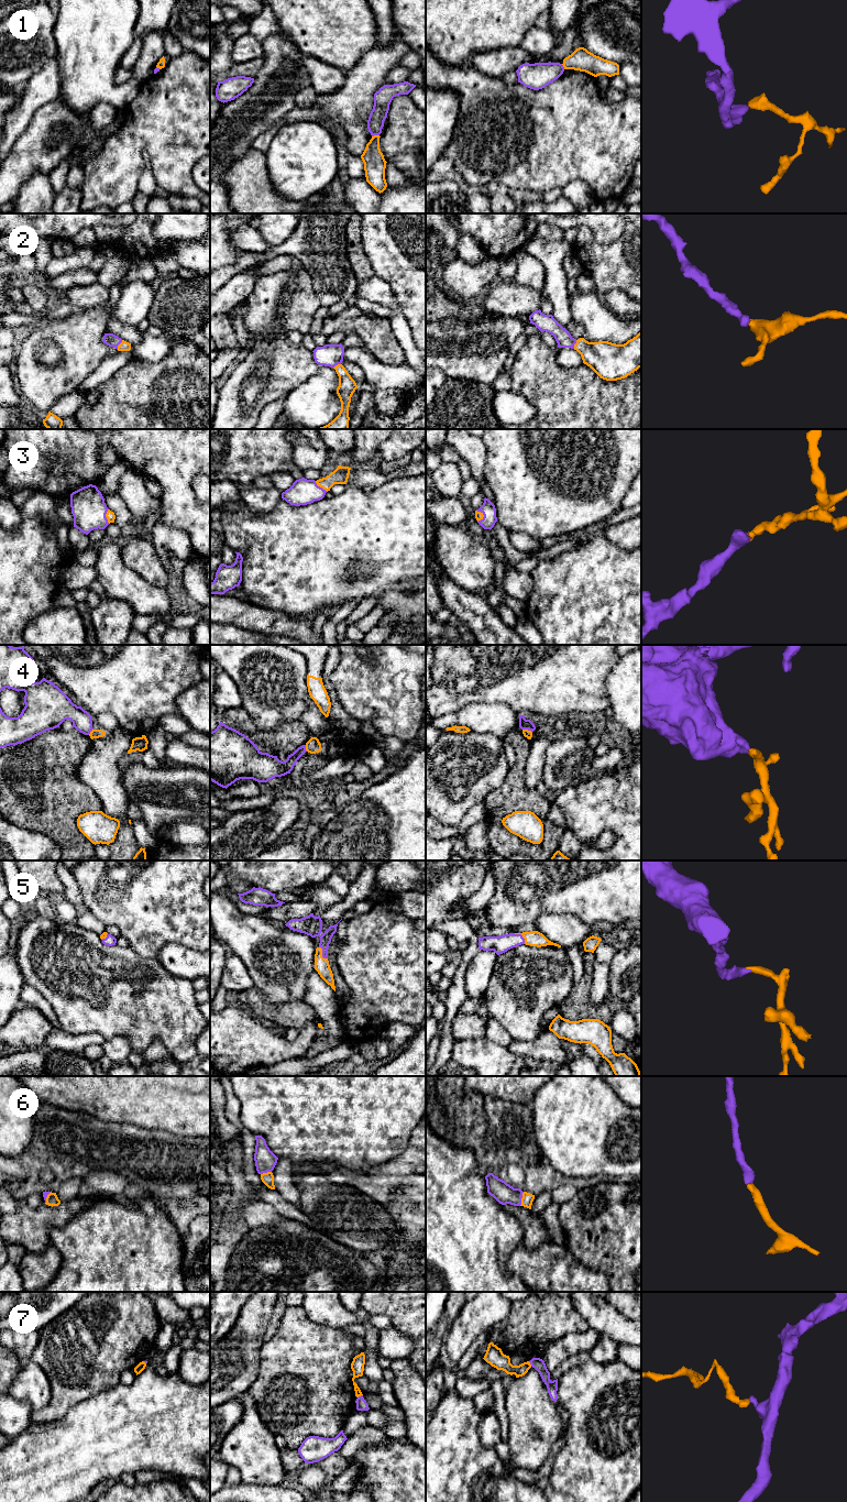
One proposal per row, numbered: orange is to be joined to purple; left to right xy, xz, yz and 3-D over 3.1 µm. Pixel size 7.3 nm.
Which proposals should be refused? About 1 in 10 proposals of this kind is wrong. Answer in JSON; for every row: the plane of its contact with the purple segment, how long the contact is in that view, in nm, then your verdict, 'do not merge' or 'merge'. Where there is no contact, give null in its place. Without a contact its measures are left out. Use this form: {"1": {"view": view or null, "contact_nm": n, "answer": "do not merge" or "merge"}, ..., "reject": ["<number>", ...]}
{"1": {"view": "xz", "contact_nm": 60, "answer": "do not merge"}, "2": {"view": "xy", "contact_nm": 80, "answer": "merge"}, "3": {"view": "xy", "contact_nm": 110, "answer": "merge"}, "4": {"view": "yz", "contact_nm": 80, "answer": "do not merge"}, "5": {"view": "xz", "contact_nm": 110, "answer": "merge"}, "6": {"view": "yz", "contact_nm": 110, "answer": "merge"}, "7": {"view": "xz", "contact_nm": 50, "answer": "do not merge"}, "reject": ["1", "4", "7"]}

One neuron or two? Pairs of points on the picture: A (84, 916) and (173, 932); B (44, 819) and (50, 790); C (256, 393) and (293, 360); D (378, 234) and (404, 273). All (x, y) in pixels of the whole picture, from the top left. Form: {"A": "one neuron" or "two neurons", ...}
{"A": "two neurons", "B": "one neuron", "C": "one neuron", "D": "one neuron"}

